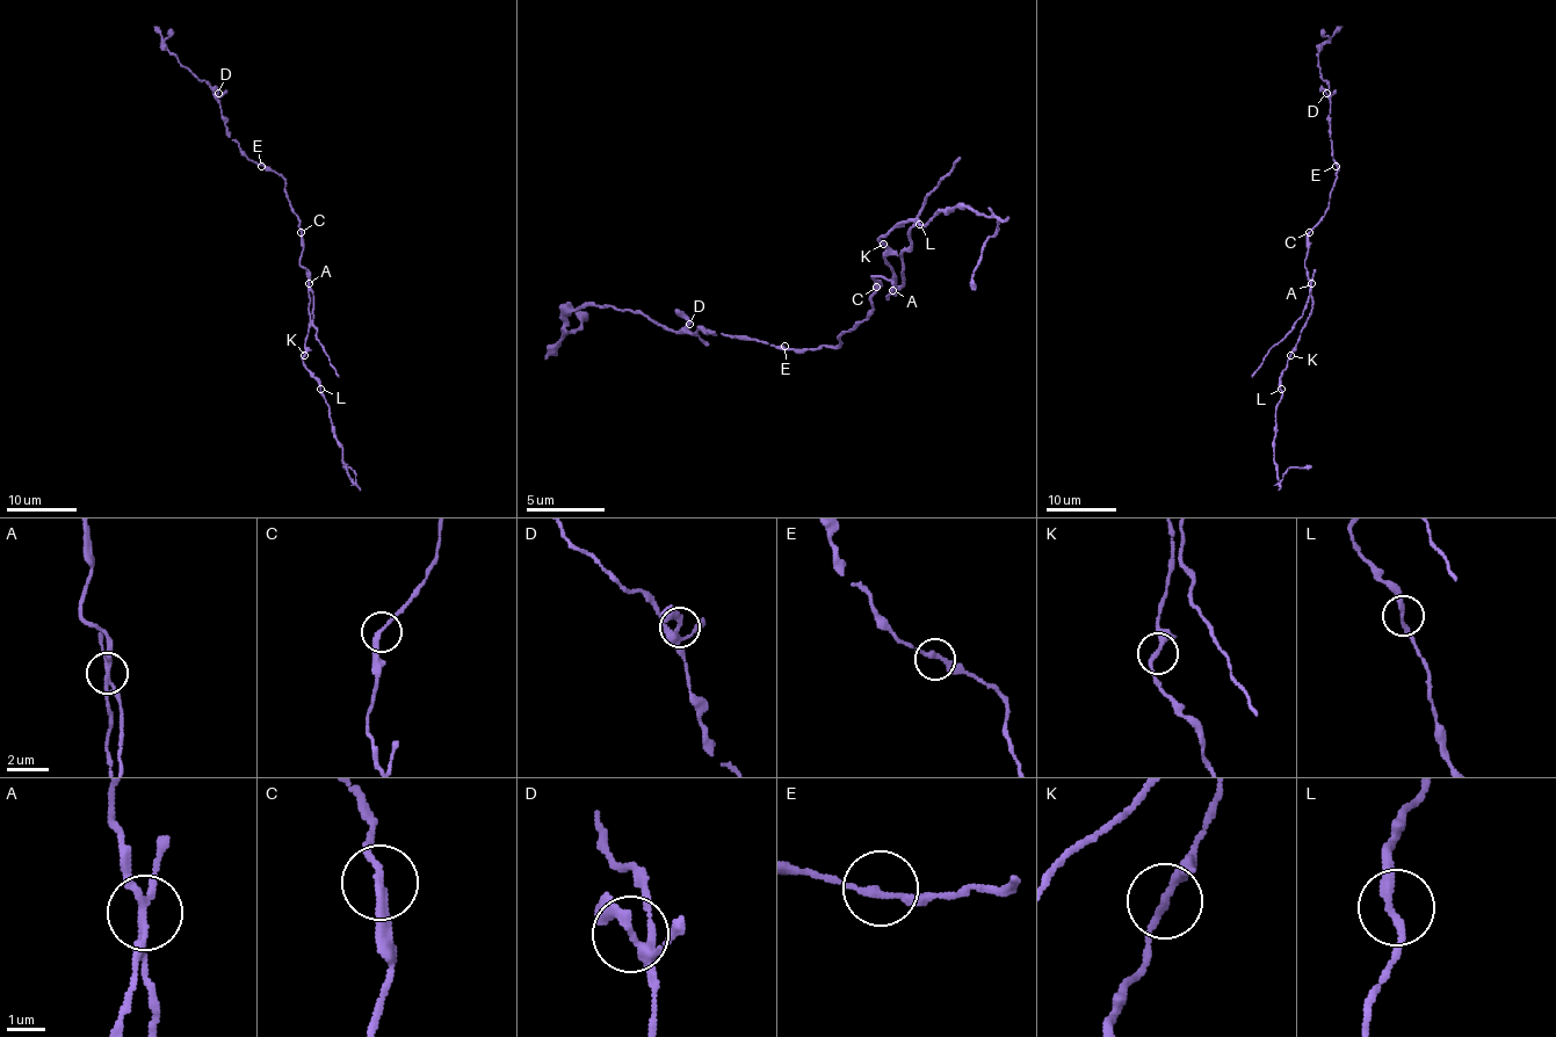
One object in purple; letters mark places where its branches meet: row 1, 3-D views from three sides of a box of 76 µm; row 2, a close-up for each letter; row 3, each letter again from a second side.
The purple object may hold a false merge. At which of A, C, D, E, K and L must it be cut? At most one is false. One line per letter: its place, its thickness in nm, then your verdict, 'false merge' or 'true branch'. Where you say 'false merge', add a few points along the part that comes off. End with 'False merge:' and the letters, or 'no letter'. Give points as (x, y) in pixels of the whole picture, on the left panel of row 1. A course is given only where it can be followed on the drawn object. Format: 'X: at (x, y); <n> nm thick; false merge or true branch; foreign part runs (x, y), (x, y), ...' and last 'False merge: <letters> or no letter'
A: at (309, 283); 190 nm thick; false merge; foreign part runs (308, 283), (313, 303), (313, 327), (338, 376)
C: at (301, 232); 220 nm thick; true branch
D: at (218, 93); 260 nm thick; true branch
E: at (261, 166); 200 nm thick; true branch
K: at (304, 355); 200 nm thick; true branch
L: at (320, 389); 200 nm thick; true branch
False merge: A

